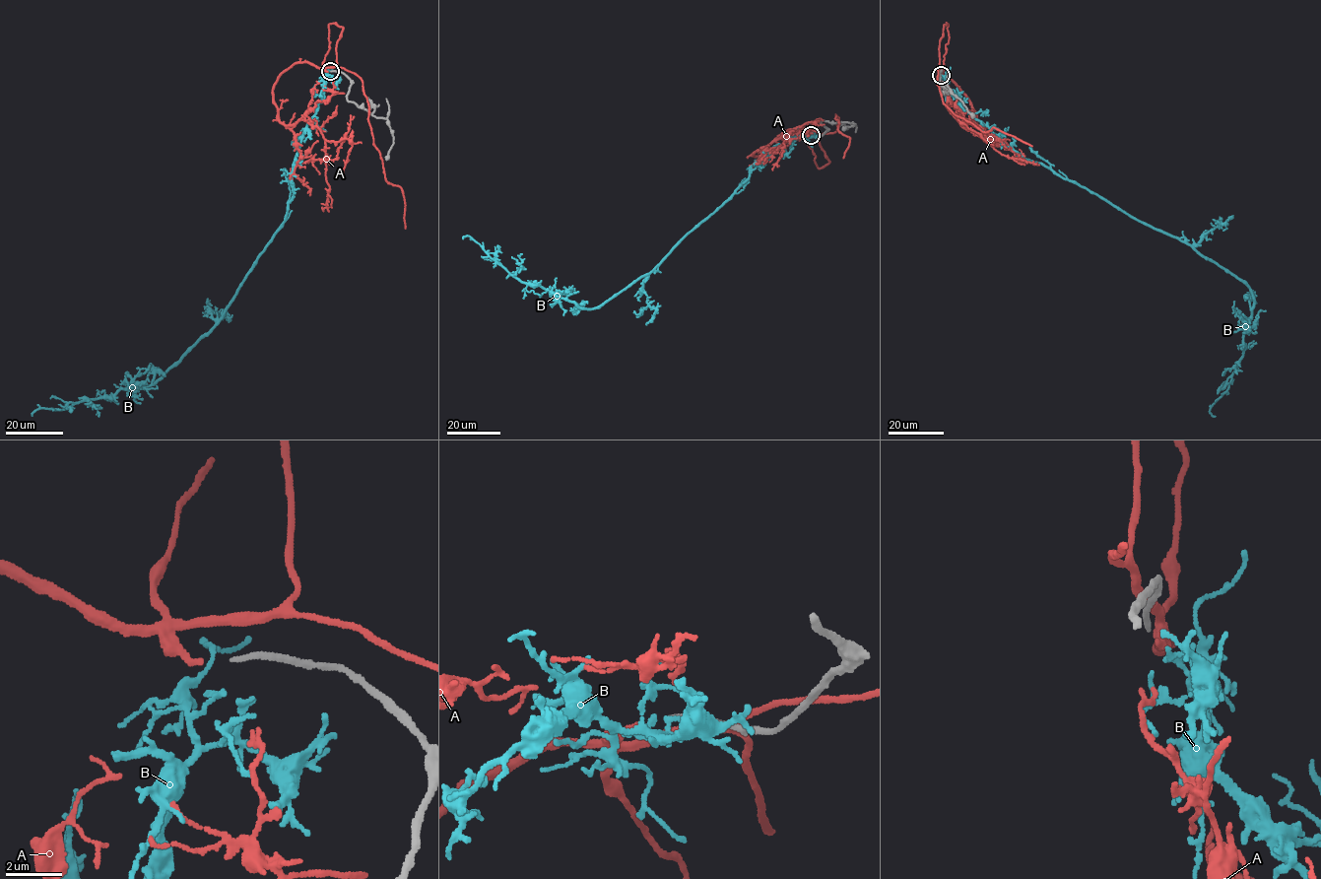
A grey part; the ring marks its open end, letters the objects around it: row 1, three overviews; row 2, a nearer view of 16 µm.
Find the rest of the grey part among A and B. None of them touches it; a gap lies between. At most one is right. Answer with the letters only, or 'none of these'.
A

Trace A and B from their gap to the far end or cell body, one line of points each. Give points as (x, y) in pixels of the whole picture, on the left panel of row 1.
A: (327, 72), (296, 62), (273, 90), (279, 120), (305, 120), (324, 138), (329, 187), (322, 207)
B: (330, 74), (295, 161), (294, 195), (285, 222), (214, 326), (156, 382), (60, 410), (43, 408), (32, 416)

